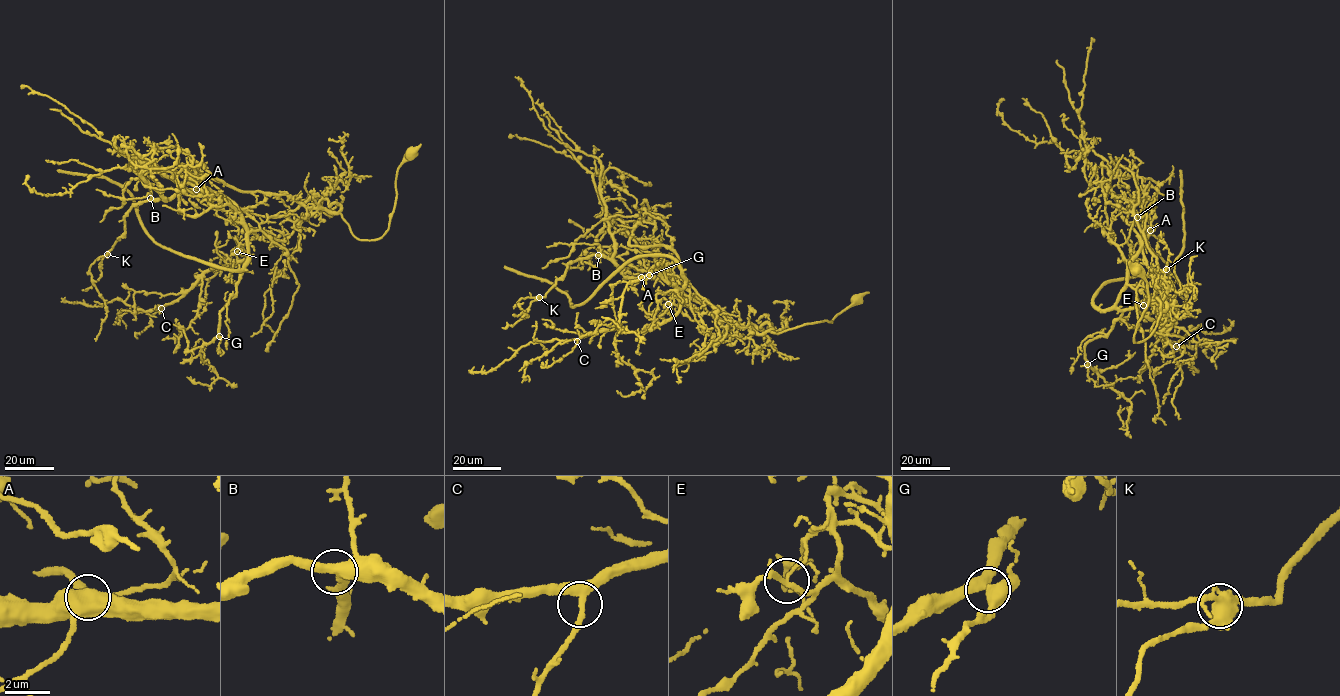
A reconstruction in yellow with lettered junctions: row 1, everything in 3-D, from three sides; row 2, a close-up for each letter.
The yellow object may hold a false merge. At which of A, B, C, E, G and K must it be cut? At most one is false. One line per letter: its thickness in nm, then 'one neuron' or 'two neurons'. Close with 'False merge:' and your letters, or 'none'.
A: calibre 420 nm; one neuron
B: calibre 420 nm; one neuron
C: calibre 300 nm; one neuron
E: calibre 190 nm; two neurons
G: calibre 400 nm; one neuron
K: calibre 500 nm; one neuron
False merge: E

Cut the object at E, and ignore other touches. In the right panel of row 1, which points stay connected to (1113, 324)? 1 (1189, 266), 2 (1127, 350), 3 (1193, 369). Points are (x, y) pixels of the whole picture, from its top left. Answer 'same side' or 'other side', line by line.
1: other side
2: same side
3: same side

